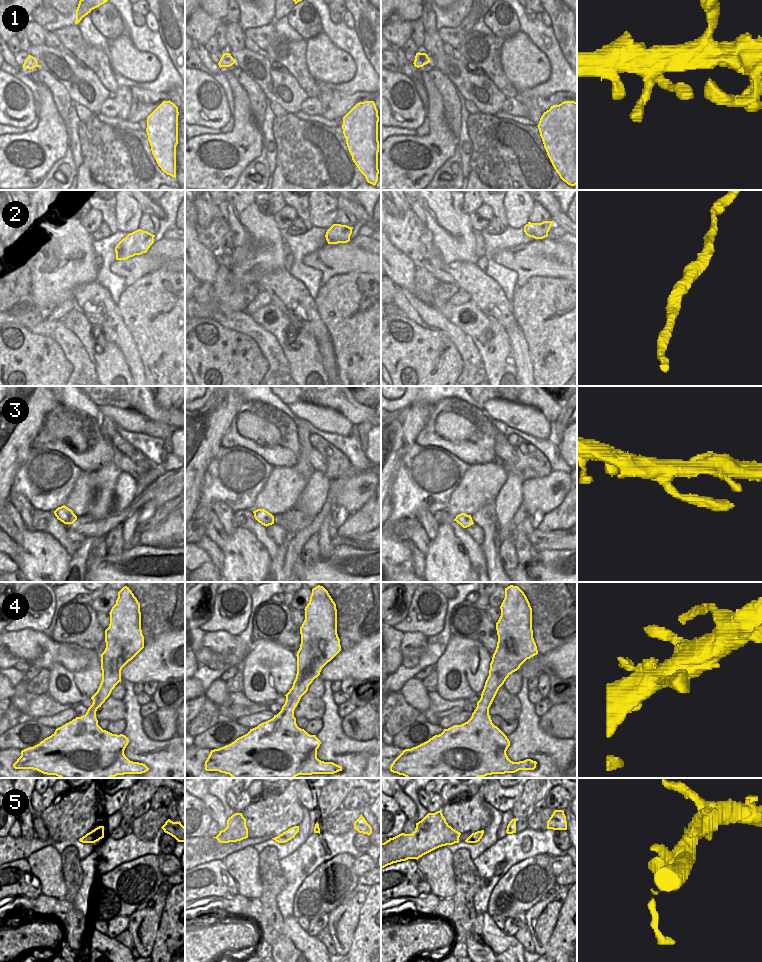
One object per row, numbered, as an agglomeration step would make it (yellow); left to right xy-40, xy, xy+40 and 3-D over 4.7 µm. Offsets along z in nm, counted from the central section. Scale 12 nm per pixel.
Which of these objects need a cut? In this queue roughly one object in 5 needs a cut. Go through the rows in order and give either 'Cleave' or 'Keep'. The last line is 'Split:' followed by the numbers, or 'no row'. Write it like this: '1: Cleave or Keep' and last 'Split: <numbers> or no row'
1: Keep
2: Keep
3: Keep
4: Keep
5: Keep
Split: no row

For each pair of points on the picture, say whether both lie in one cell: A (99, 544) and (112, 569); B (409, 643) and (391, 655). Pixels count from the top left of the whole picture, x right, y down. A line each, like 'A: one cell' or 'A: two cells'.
A: two cells
B: two cells

